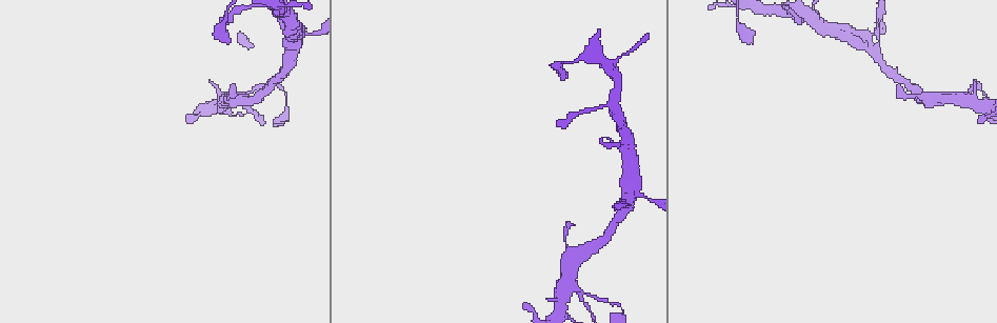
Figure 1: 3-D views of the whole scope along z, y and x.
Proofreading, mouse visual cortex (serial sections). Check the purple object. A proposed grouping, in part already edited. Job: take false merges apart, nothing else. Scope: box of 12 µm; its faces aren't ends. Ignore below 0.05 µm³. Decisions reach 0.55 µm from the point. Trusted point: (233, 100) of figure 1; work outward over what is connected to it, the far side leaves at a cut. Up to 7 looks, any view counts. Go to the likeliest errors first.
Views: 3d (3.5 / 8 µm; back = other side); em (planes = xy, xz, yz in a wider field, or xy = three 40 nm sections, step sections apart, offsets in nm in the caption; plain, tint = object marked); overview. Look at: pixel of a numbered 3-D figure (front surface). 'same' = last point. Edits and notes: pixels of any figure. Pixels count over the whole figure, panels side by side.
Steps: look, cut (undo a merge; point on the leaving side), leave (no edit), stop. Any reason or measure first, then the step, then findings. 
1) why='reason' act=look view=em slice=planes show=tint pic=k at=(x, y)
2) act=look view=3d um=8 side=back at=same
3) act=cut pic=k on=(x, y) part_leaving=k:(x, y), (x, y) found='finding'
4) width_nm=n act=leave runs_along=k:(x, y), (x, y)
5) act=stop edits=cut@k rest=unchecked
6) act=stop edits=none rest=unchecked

why='thin arm on a thick one' act=look view=3d um=3.5 pic=1 at=(577, 288)

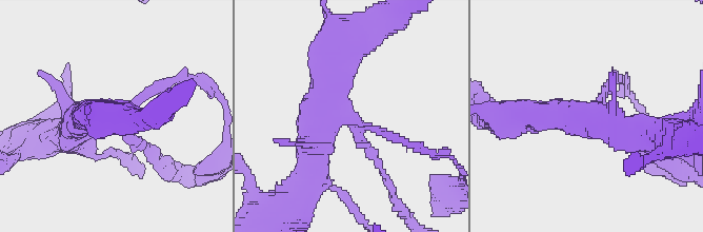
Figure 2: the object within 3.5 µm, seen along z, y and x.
why='need the tissue' act=look view=em slice=xy step=5 show=tint pic=2 at=(348, 120)

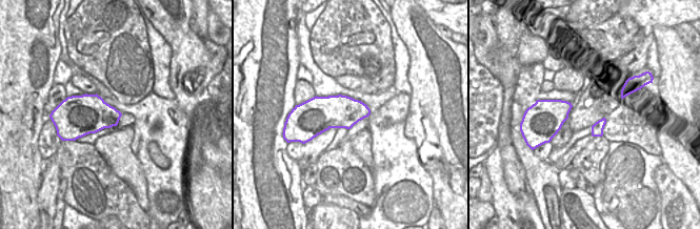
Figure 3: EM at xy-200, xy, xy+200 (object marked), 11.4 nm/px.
act=leave runs_along=2:(329, 54), (329, 104), (404, 142) found='one cell here'

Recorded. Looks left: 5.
why='abrupt turn' act=look view=3d um=3.5 pic=1 at=(626, 197)

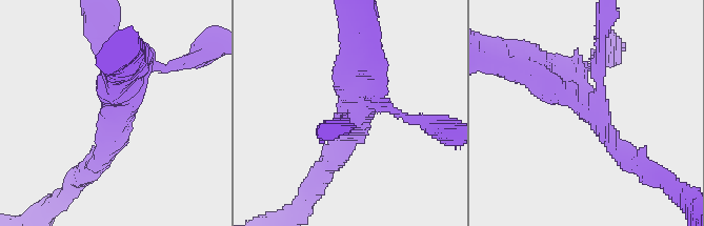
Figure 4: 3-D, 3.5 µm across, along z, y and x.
act=look view=em slice=planes show=tint pic=4 at=(120, 108)

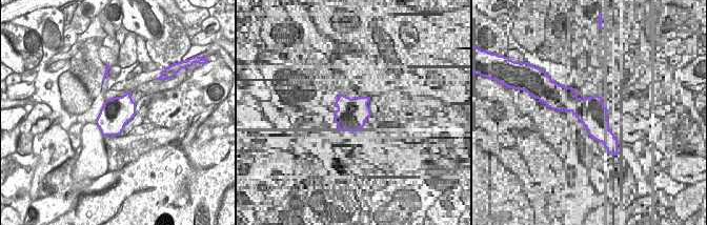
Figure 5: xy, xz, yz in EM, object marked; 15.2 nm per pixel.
arm_widths_nm=200,250,250,400 act=leave runs_along=4:(631, 161), (586, 103), (538, 77) found='one cell here'

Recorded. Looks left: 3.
why='thin arm on a thick one' act=look view=3d um=3.5 side=back pic=1 at=(290, 21)

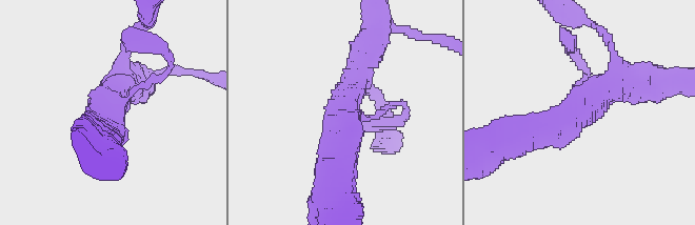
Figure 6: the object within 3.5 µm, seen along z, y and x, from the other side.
arms=3 arm_widths_nm=100,350,400 act=look view=em slice=planes show=tint pic=6 at=(107, 110)

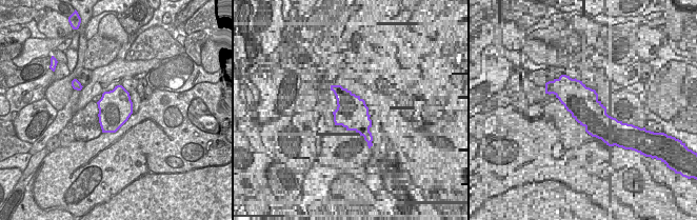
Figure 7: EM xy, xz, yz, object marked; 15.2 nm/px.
act=leave runs_along=6:(521, 142), (632, 84) found='one cell here'

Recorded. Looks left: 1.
act=stop edits=none rest=unchecked

